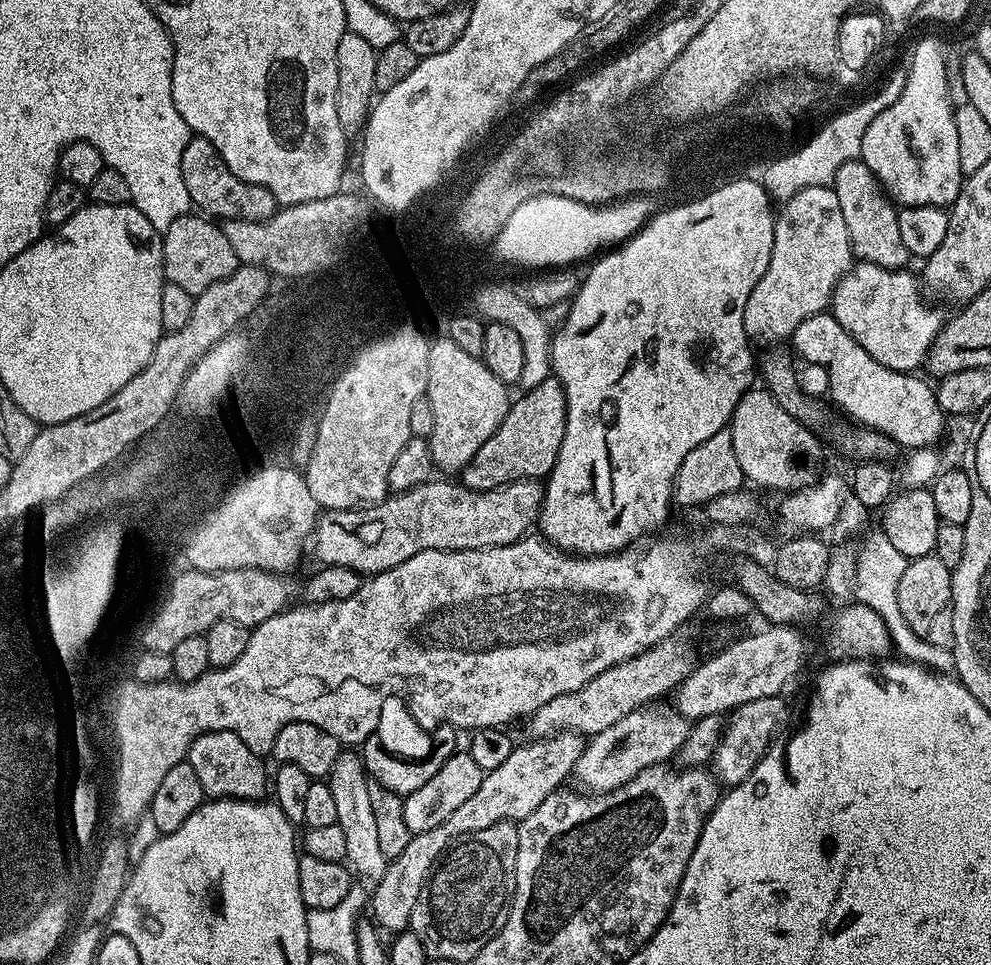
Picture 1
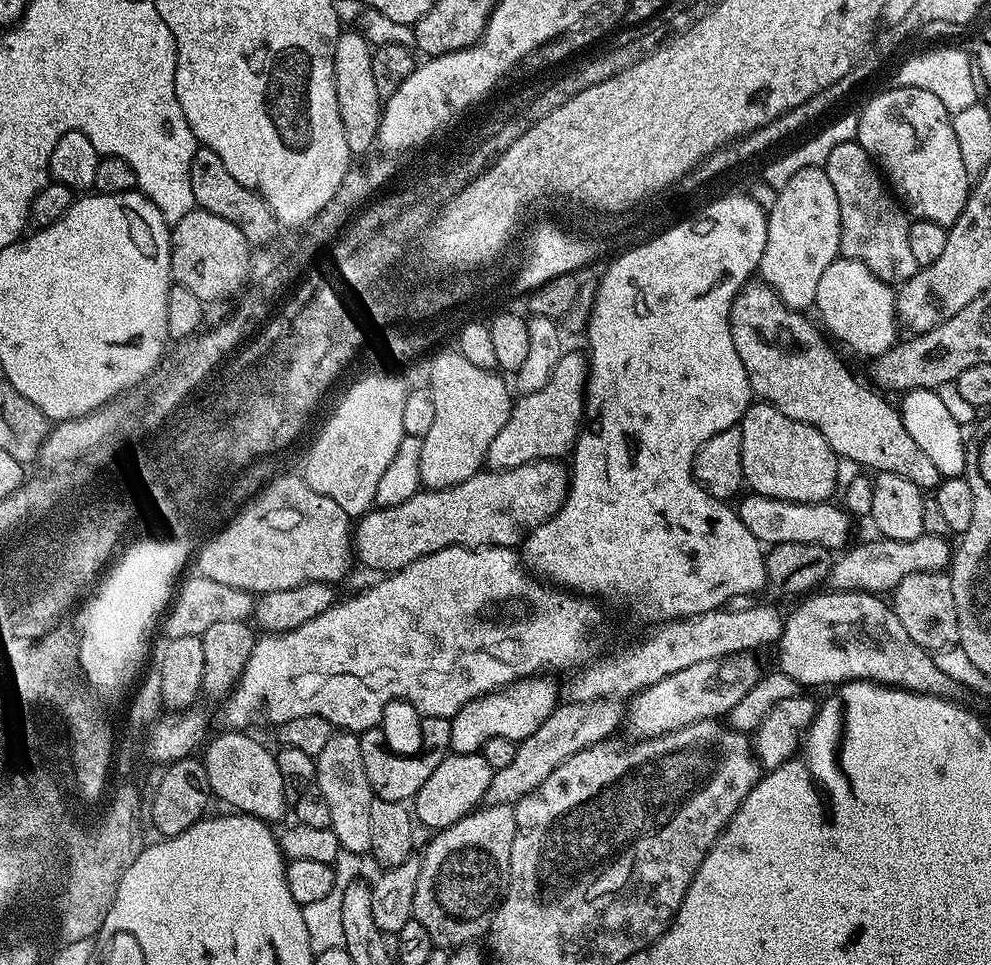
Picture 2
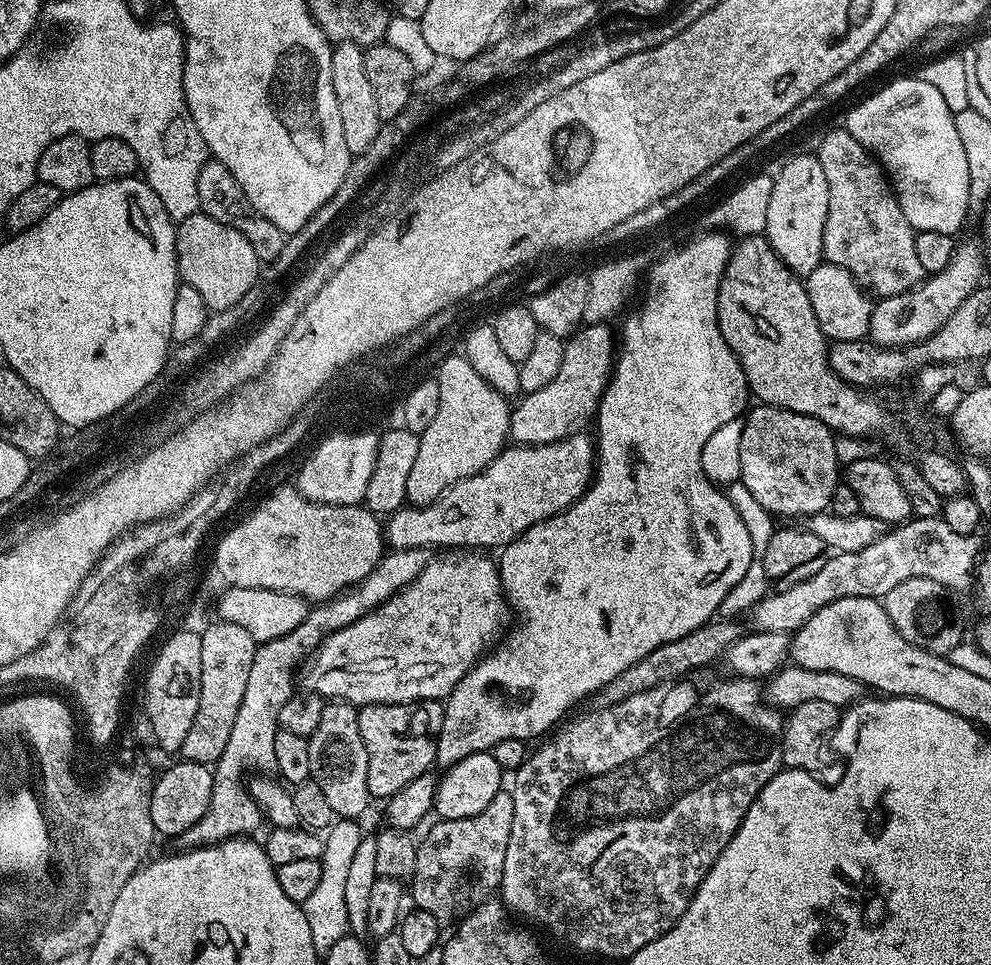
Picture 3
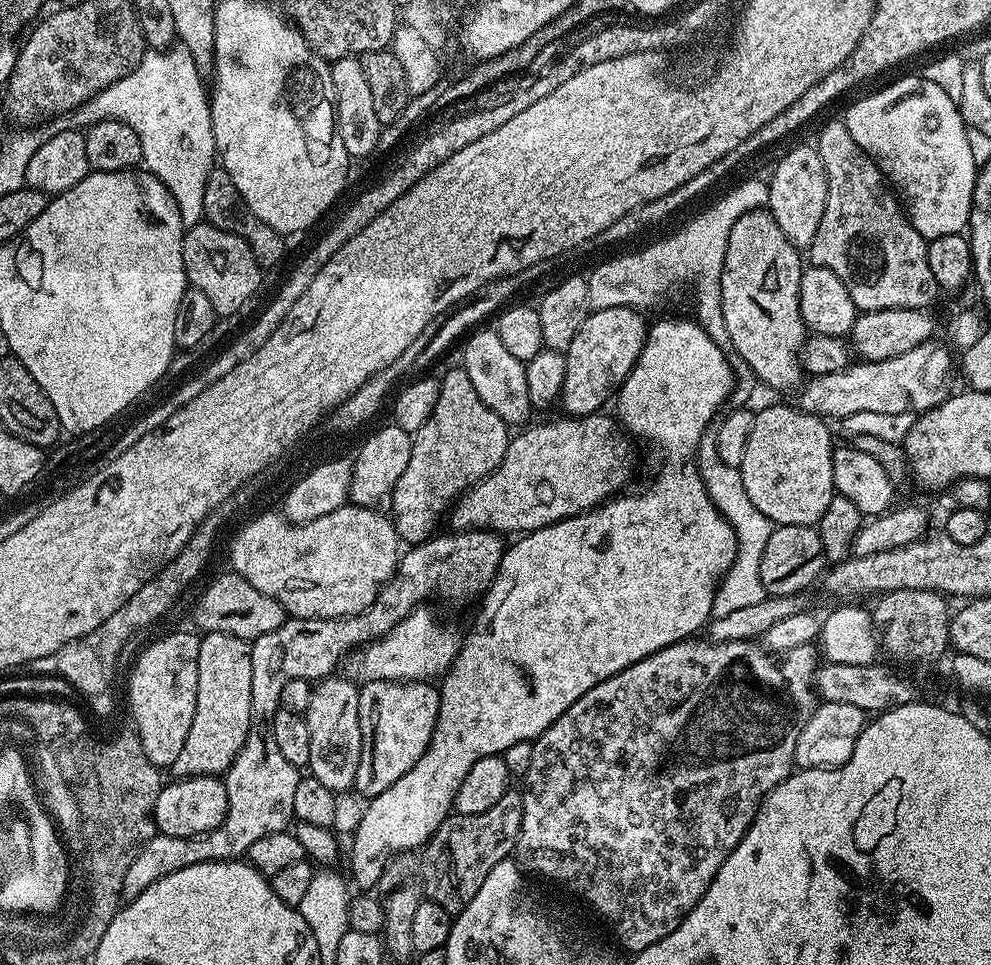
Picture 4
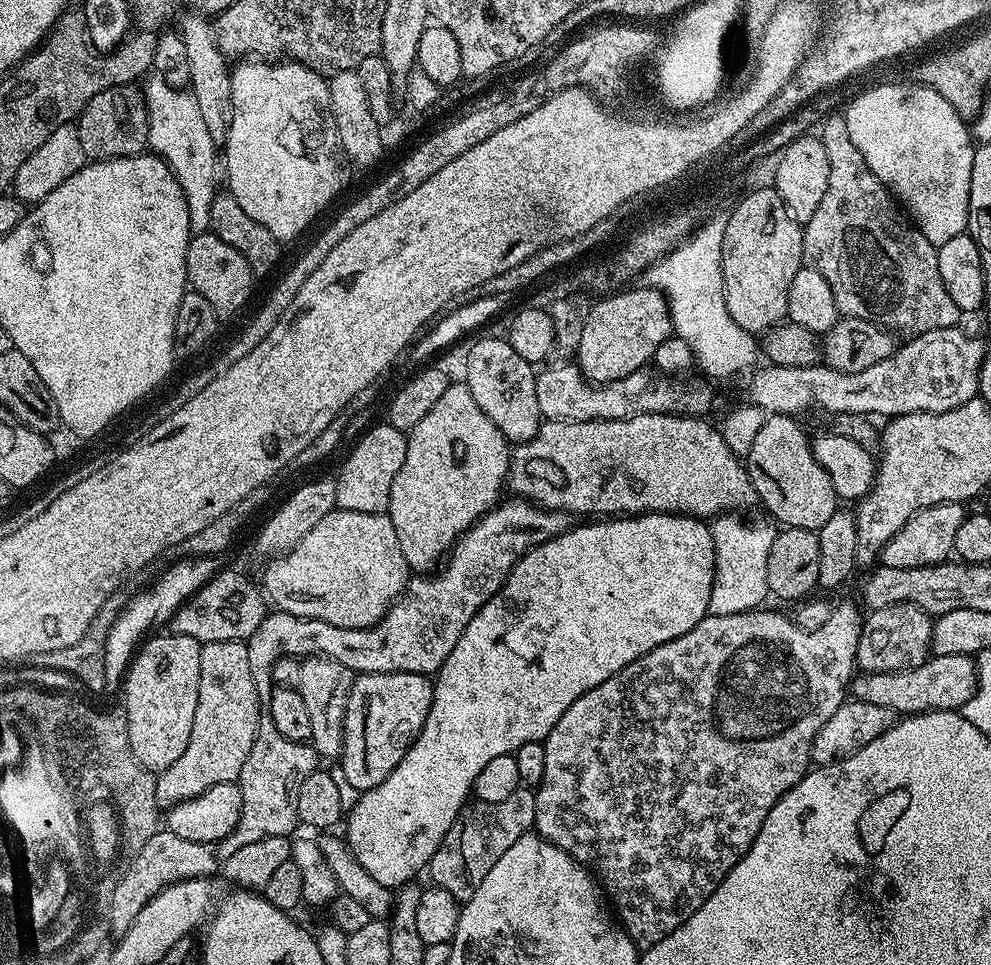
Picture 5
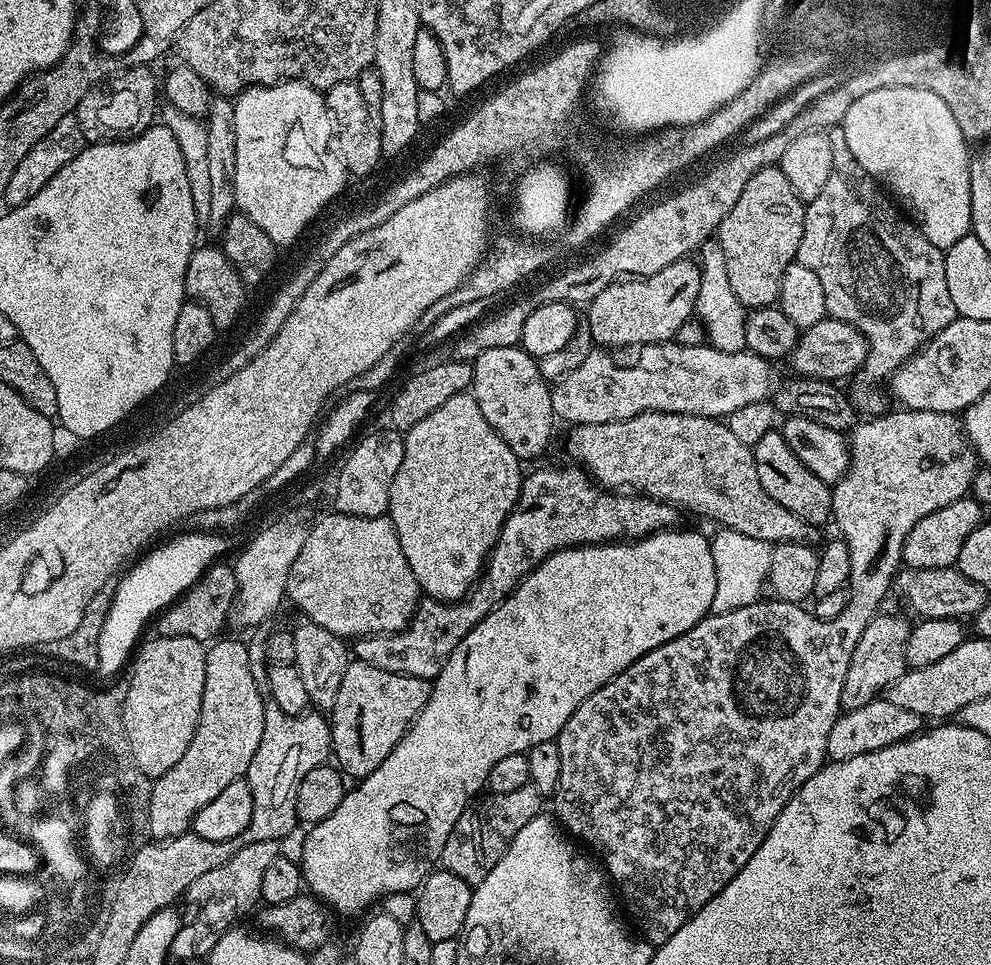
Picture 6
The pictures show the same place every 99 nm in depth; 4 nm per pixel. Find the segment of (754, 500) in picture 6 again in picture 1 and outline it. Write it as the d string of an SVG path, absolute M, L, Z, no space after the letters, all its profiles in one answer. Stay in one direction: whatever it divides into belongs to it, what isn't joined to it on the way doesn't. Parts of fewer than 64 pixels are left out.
M433 478L405 492L397 492L380 501L379 504L347 510L328 510L316 521L316 556L321 565L346 566L361 574L385 572L394 566L402 566L406 558L422 554L426 550L457 552L458 550L478 550L506 546L529 535L528 528L537 523L540 506L544 503L543 487L536 480L515 480L494 490L475 492L463 483L451 484L451 479Z

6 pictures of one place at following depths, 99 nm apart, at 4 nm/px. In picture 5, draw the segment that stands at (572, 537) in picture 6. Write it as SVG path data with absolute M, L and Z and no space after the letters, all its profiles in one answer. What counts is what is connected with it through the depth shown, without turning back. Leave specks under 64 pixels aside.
M508 498L497 504L456 539L439 571L435 574L416 574L409 579L403 594L390 605L385 615L388 617L388 652L392 652L392 656L408 656L408 668L412 668L410 674L431 677L439 672L442 662L450 658L450 650L458 646L458 638L462 638L466 626L470 626L470 618L474 618L478 609L503 586L513 566L536 544L568 531L568 520L570 516L567 512L539 508L519 498Z

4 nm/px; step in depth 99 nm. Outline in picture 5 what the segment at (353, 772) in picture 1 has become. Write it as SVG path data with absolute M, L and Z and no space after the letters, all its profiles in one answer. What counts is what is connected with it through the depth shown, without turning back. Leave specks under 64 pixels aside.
M309 656L300 660L302 675L296 691L302 694L302 702L306 702L306 711L310 717L310 744L316 749L317 757L339 757L344 741L344 719L346 718L346 702L350 698L350 690L354 673L334 658Z

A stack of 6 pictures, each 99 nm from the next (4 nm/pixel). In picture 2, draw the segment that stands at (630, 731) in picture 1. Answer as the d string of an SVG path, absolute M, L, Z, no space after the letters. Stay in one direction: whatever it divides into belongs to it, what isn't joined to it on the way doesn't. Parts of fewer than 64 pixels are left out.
M739 653L725 656L719 661L707 659L686 666L685 669L670 674L669 678L664 678L661 682L644 688L643 691L631 697L627 703L626 728L628 724L629 730L634 734L633 737L648 739L652 736L660 736L662 733L672 732L674 729L685 728L696 721L719 719L728 715L730 710L752 690L762 675L762 669L759 668L755 658L756 656L751 653Z

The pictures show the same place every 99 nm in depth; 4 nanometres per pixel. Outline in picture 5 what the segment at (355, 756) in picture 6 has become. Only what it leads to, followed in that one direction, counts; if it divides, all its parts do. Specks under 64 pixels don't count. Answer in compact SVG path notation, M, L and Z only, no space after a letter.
M366 673L357 675L352 682L350 698L346 702L346 718L344 719L344 741L338 757L339 775L343 783L353 788L353 793L369 792L378 787L402 762L406 750L418 738L422 726L426 722L426 714L430 714L432 705L433 681L422 674L410 673Z

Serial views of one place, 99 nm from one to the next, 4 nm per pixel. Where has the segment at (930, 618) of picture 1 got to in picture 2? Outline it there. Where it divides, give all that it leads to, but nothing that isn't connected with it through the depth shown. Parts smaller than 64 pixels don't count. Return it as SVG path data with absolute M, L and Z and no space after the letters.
M947 571L919 572L902 578L890 593L890 603L898 614L898 622L902 622L906 634L918 647L935 654L959 645L958 606L954 606L954 586Z

